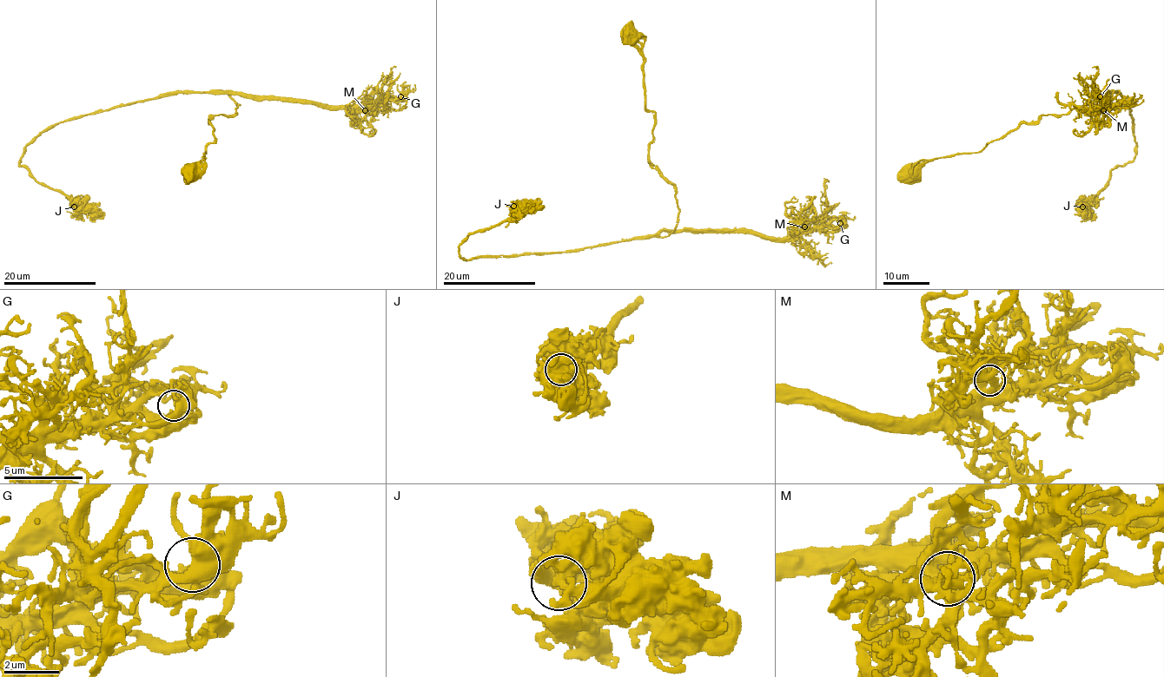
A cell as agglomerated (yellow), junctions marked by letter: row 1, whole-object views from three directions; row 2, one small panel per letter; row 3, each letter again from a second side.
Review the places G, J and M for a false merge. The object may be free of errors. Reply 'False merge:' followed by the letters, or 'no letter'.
False merge: G

